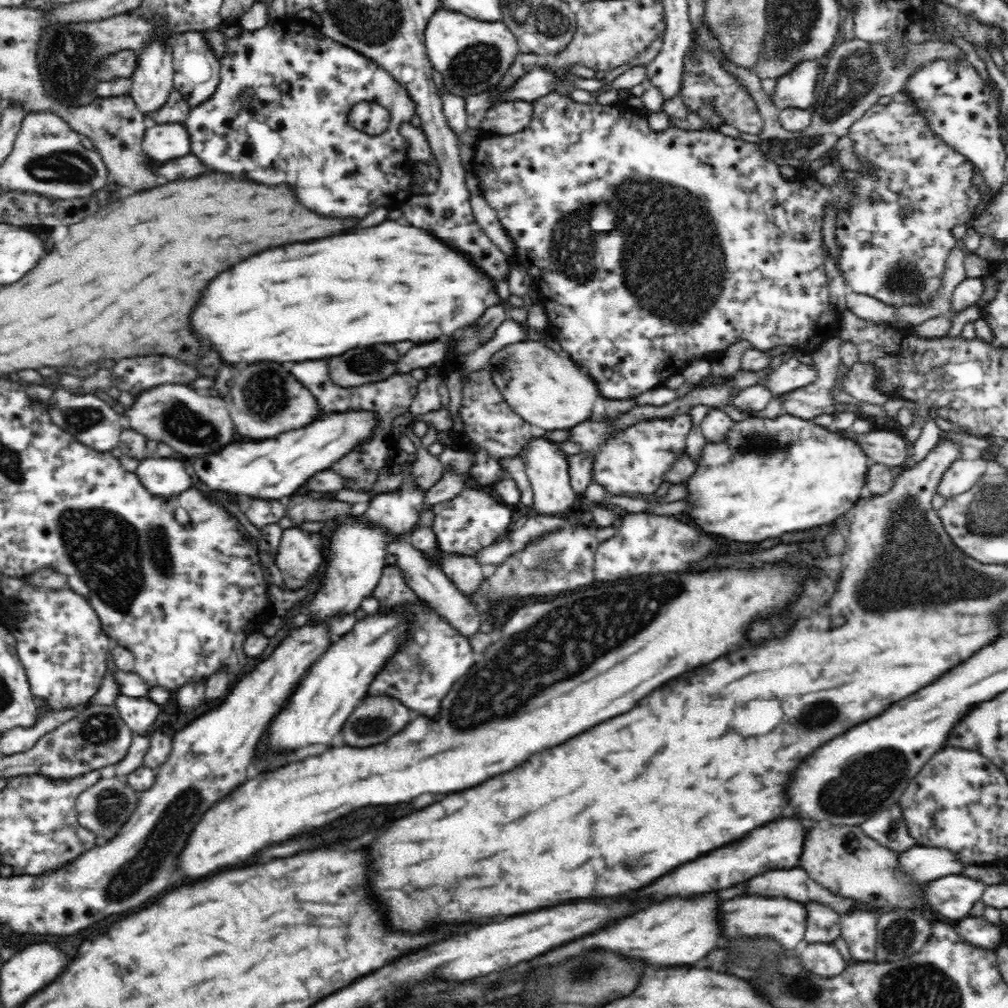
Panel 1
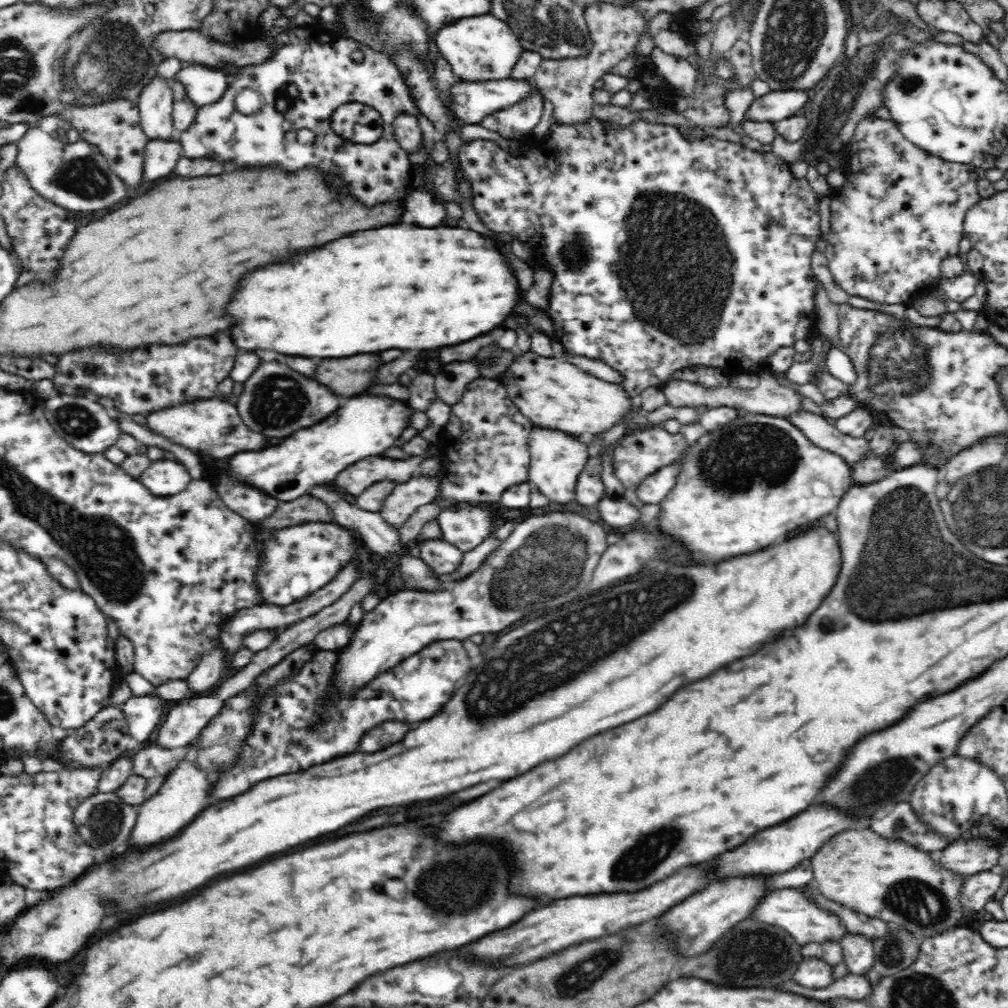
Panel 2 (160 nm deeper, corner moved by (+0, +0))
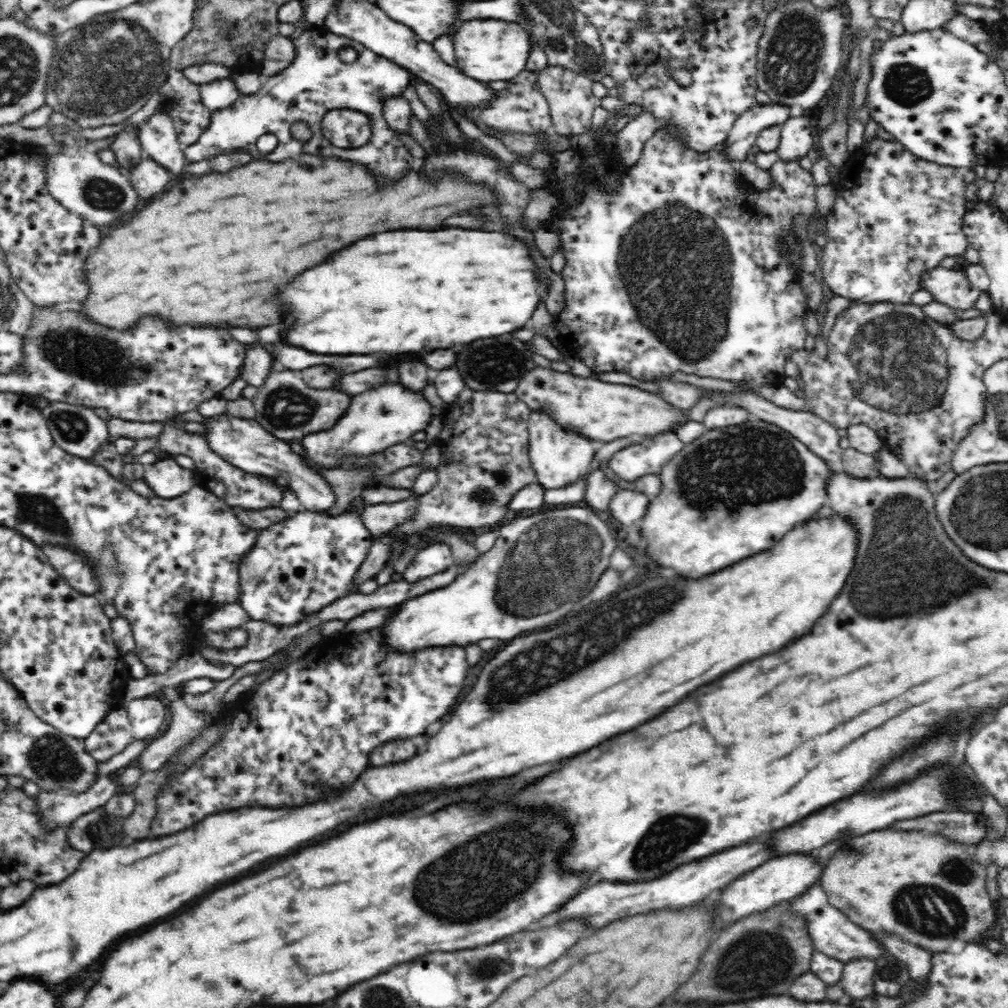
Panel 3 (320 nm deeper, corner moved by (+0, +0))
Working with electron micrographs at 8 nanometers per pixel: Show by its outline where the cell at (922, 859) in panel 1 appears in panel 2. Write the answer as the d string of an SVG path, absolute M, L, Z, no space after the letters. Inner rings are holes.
M976 838L952 843L935 856L946 868L969 876L997 870L1000 851L991 841Z

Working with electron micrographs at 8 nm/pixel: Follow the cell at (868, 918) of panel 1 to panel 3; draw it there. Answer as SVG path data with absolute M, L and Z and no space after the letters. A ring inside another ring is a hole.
M854 959L844 965L840 983L846 1000L856 1002L876 995L875 969L875 962L868 959Z

